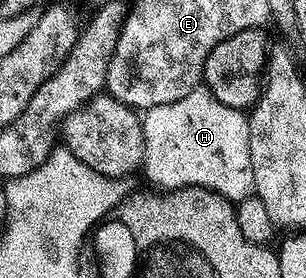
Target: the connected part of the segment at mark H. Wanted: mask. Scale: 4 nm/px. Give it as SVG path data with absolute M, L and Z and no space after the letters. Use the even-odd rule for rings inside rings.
M196 89L185 93L185 97L181 97L172 103L162 103L156 107L146 108L142 112L143 121L143 165L142 174L147 174L147 179L152 183L152 188L162 189L164 192L178 191L180 188L203 188L206 191L215 192L223 196L224 199L232 201L243 201L252 194L255 182L253 181L253 169L251 168L251 158L249 157L249 125L247 124L248 116L239 112L238 106L226 107L225 104L217 101L211 96L210 91L206 89Z

